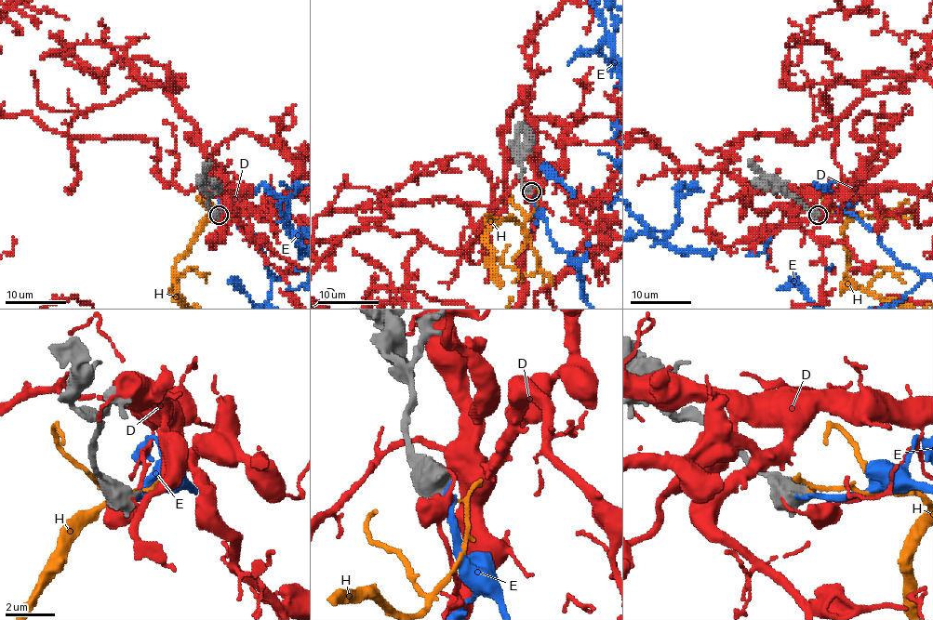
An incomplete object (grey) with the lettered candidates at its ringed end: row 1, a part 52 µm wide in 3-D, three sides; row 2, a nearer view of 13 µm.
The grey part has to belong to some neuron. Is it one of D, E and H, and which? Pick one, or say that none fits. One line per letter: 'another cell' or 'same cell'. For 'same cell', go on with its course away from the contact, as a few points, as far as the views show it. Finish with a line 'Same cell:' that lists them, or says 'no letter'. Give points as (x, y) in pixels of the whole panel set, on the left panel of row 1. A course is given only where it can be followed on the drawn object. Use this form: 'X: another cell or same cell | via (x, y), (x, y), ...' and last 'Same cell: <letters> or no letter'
D: another cell
E: same cell
H: another cell
Same cell: E

